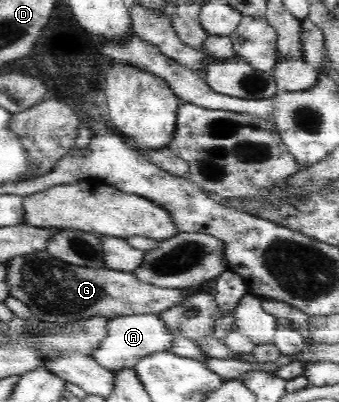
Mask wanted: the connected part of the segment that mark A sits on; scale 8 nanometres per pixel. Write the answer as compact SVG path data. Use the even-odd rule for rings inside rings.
M158 314L128 315L120 318L112 318L107 323L107 336L101 341L98 349L91 355L105 369L112 370L122 367L132 367L141 362L150 354L157 354L158 351L168 351L174 343L176 336L170 332L168 324L160 320Z

